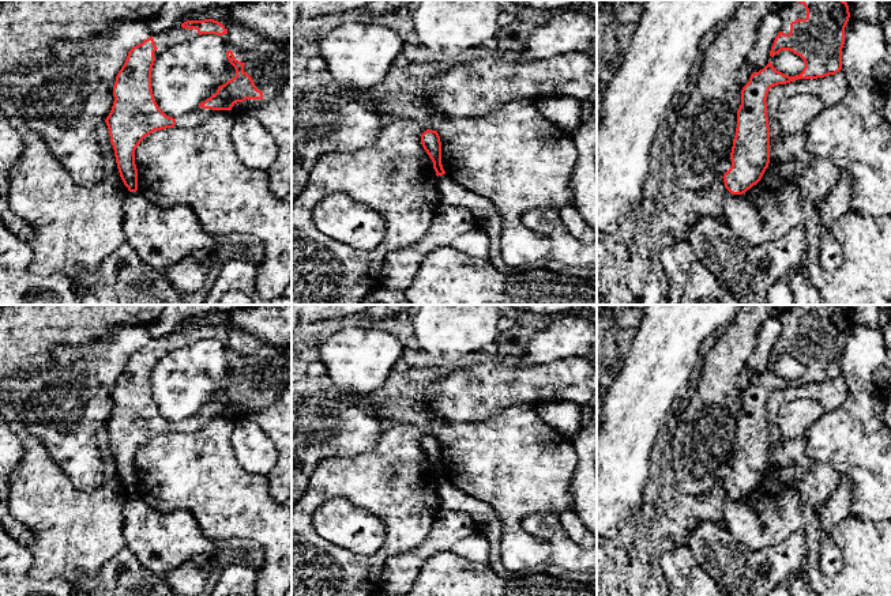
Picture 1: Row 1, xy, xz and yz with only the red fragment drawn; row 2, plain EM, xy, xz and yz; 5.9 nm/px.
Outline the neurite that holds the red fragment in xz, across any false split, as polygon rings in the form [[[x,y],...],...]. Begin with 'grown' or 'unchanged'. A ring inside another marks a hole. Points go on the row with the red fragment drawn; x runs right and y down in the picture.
unchanged; [[[426,129],[421,135],[421,144],[433,162],[436,176],[439,177],[446,174],[441,165],[441,142],[437,131]]]

